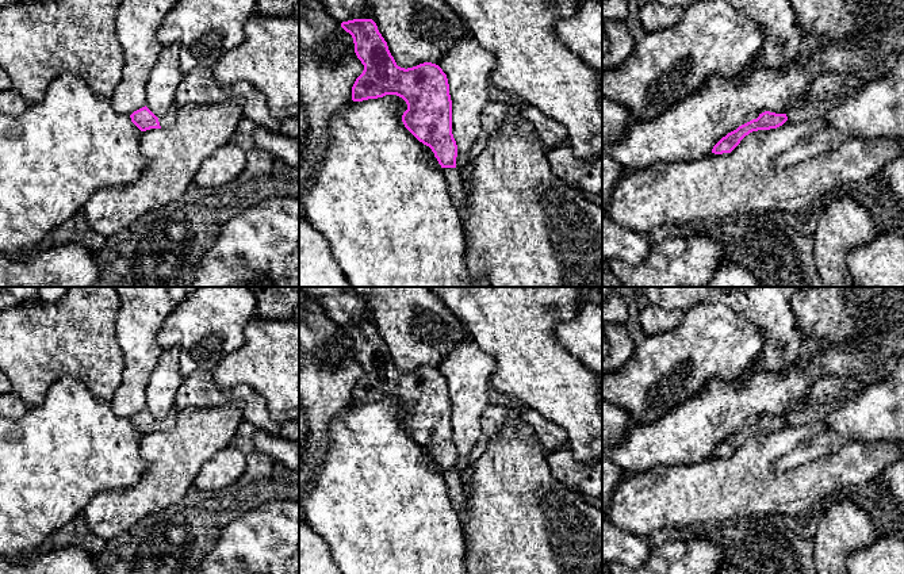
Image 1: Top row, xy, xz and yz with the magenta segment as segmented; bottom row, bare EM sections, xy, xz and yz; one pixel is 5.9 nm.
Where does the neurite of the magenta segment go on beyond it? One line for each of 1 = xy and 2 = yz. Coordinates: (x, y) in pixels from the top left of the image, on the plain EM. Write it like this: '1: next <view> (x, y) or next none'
1: next xy (169, 421)
2: next none

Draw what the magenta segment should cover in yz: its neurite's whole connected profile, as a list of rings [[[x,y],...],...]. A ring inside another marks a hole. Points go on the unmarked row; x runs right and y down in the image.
[[[765,414],[759,417],[756,422],[752,422],[736,433],[728,436],[723,440],[712,452],[715,458],[731,456],[740,444],[752,435],[758,433],[770,433],[782,429],[788,424],[786,417],[775,417],[770,414]]]

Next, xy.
[[[176,406],[169,412],[169,414],[157,421],[146,409],[134,414],[130,421],[131,425],[141,433],[146,435],[150,432],[166,432],[171,430],[176,425],[177,413],[180,409]]]

